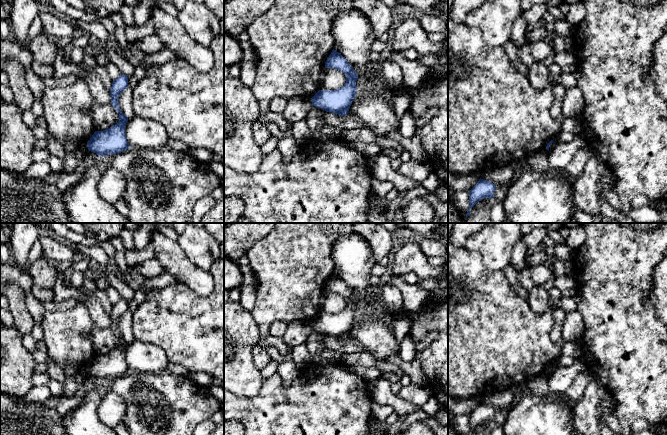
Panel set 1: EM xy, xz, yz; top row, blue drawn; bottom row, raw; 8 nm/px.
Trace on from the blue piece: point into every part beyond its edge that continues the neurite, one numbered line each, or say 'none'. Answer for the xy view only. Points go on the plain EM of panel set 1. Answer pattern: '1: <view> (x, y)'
none

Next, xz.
none

